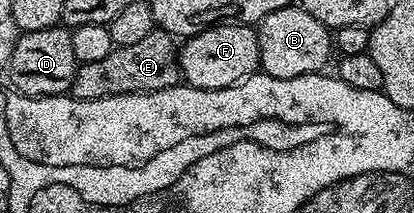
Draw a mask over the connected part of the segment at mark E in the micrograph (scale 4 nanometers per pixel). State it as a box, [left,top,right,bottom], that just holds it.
[69,30,179,100]

